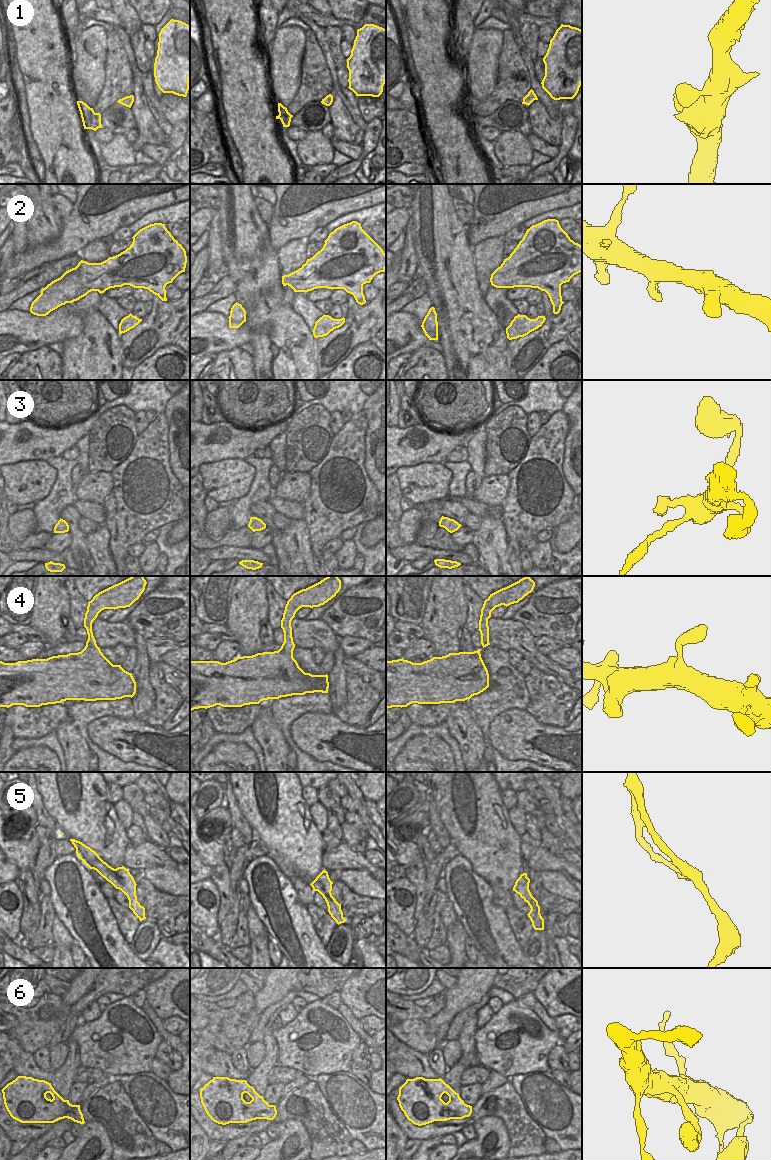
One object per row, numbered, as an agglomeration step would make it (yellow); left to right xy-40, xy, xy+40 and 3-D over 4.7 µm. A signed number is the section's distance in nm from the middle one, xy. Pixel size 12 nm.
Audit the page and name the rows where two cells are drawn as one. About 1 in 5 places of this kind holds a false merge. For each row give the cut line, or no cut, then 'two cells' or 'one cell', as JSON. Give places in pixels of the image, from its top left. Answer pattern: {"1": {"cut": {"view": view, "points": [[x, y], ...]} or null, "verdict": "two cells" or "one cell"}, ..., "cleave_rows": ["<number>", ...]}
{"1": {"cut": null, "verdict": "one cell"}, "2": {"cut": null, "verdict": "one cell"}, "3": {"cut": null, "verdict": "one cell"}, "4": {"cut": null, "verdict": "one cell"}, "5": {"cut": null, "verdict": "one cell"}, "6": {"cut": null, "verdict": "one cell"}, "cleave_rows": []}

